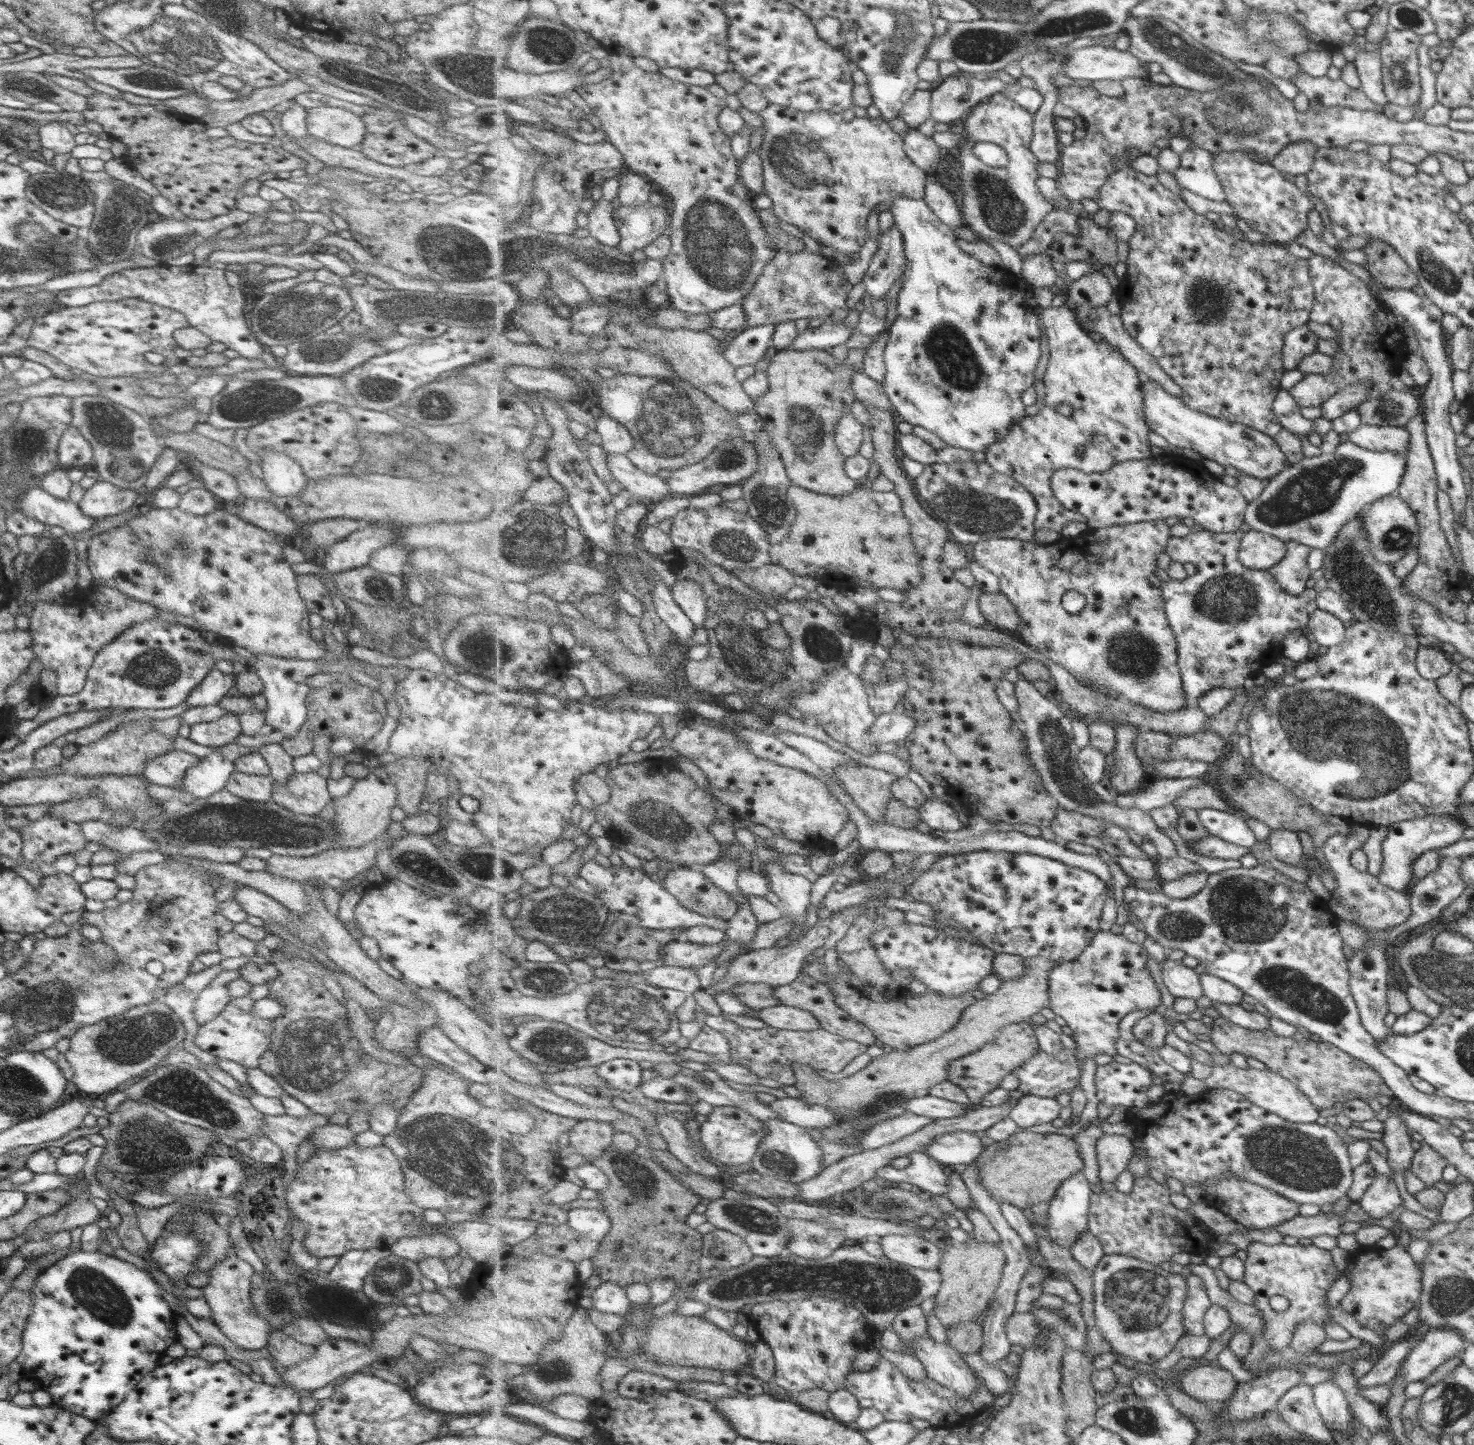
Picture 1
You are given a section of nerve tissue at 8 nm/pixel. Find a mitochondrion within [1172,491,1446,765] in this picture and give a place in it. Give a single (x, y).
(1360, 585)

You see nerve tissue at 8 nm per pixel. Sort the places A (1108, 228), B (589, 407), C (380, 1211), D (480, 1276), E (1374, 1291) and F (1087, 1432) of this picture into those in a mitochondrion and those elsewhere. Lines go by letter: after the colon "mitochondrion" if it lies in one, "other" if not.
A: other
B: other
C: other
D: other
E: other
F: other

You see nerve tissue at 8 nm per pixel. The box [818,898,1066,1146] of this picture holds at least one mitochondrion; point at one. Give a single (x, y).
(882, 1104)

